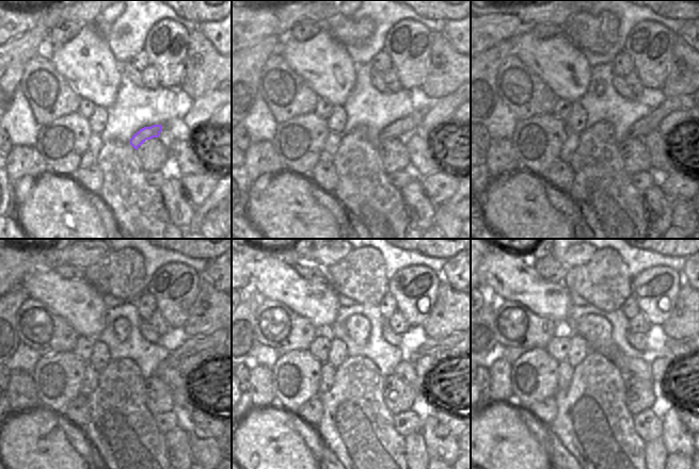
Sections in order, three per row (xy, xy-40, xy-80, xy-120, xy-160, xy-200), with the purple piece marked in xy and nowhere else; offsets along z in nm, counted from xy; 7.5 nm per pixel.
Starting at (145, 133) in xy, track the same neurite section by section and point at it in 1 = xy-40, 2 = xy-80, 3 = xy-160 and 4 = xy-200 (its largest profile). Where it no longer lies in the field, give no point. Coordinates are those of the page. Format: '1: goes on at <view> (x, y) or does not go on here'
1: goes on at xy-40 (403, 127)
2: goes on at xy-80 (642, 127)
3: goes on at xy-160 (430, 345)
4: goes on at xy-200 (687, 341)

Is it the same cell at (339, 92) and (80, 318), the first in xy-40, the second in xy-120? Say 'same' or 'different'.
same

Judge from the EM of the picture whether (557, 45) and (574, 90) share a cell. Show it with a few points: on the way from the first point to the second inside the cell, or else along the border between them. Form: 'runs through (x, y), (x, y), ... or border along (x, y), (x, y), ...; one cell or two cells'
runs through (557, 55), (557, 61), (568, 73), (569, 79); one cell

